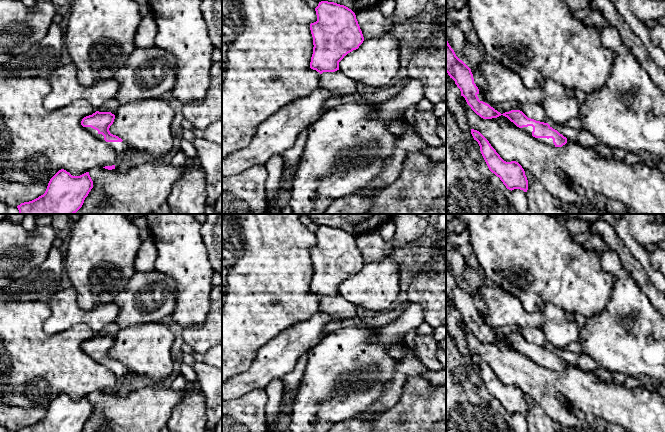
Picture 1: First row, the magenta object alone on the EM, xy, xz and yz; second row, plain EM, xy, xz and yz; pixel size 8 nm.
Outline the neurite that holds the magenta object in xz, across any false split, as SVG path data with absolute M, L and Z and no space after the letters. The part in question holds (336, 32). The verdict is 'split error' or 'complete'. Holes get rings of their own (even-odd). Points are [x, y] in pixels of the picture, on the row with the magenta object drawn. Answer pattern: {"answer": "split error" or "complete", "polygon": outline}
{"answer": "complete", "polygon": "M321 1L315 8L317 21L310 24L313 37L313 54L310 68L320 74L339 70L339 62L350 52L359 48L364 37L355 13L344 5Z"}

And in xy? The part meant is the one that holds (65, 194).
{"answer": "complete", "polygon": "M61 169L50 179L43 195L17 208L19 214L75 214L92 188L89 172L72 176Z"}

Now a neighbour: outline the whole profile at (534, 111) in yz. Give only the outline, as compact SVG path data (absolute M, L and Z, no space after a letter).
M506 102L504 104L489 104L489 105L498 112L500 112L501 114L509 112L511 110L520 110L528 118L550 124L550 120L545 115L544 110L541 107L540 103L525 103L521 105L515 102Z

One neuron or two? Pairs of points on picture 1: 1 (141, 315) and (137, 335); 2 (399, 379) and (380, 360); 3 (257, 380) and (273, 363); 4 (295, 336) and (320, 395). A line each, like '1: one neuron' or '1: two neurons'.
1: two neurons
2: two neurons
3: one neuron
4: two neurons

